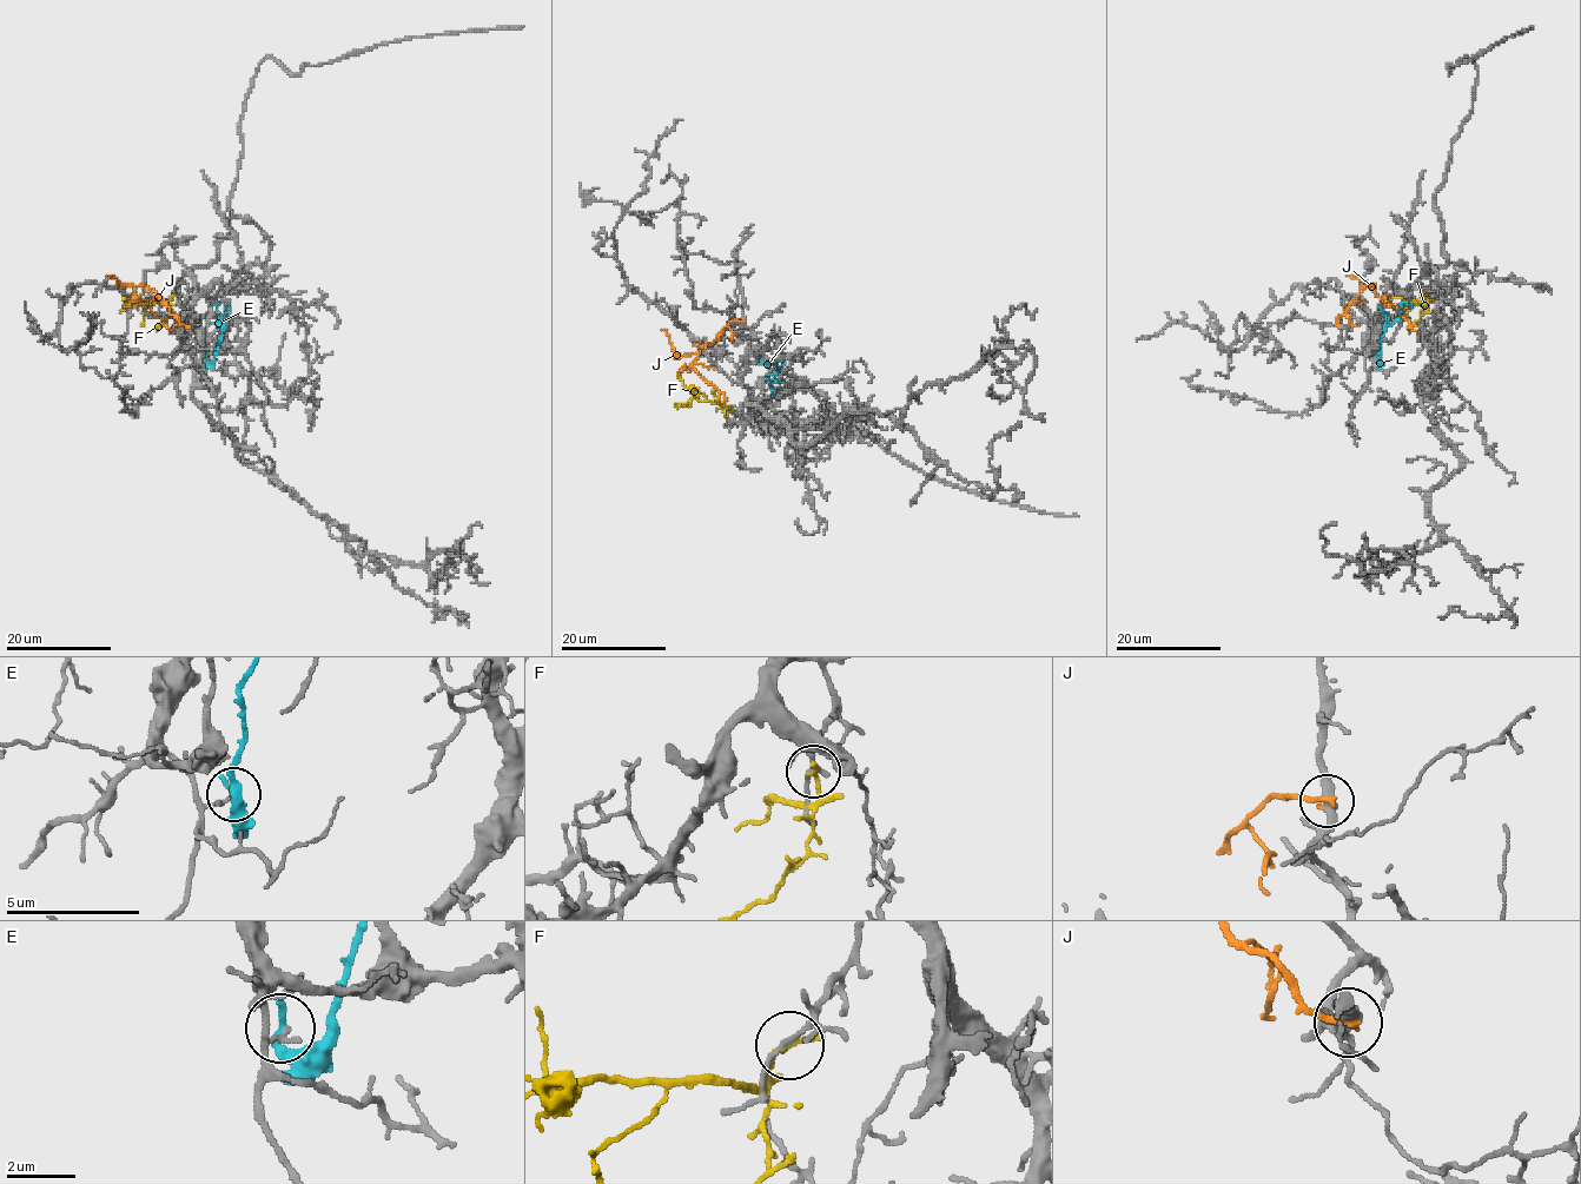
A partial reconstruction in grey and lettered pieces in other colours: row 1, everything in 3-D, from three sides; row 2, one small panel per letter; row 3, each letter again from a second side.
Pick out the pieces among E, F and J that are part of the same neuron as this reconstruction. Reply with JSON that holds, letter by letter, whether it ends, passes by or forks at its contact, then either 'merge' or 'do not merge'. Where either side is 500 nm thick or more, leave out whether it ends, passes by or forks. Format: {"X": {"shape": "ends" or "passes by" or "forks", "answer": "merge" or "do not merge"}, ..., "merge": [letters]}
{"E": {"shape": "ends", "answer": "do not merge"}, "F": {"shape": "ends", "answer": "do not merge"}, "J": {"shape": "ends", "answer": "do not merge"}, "merge": []}

